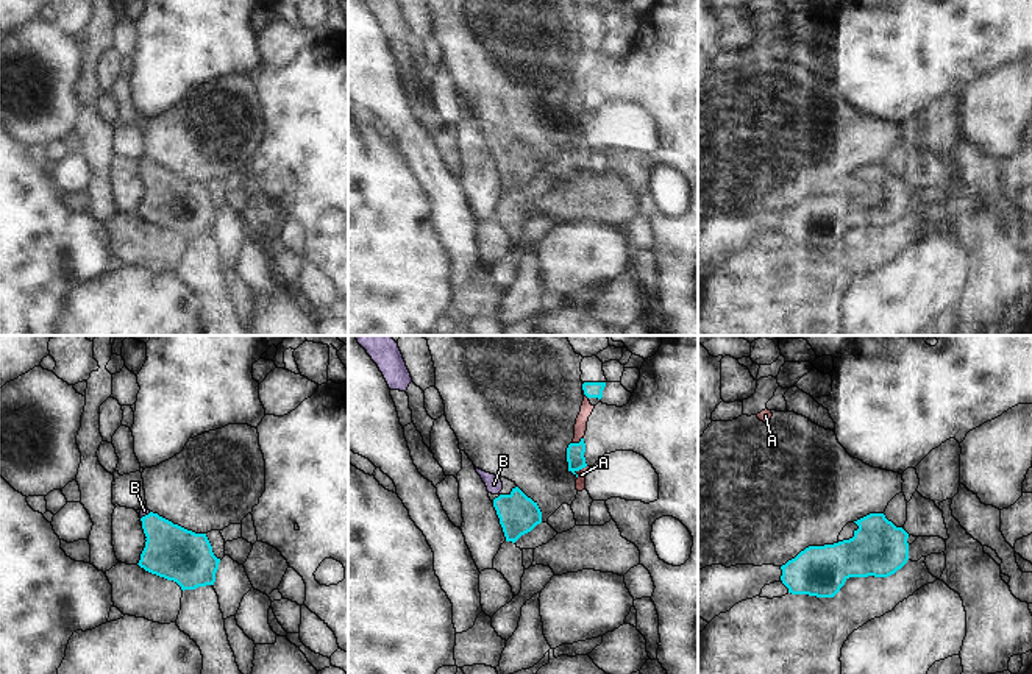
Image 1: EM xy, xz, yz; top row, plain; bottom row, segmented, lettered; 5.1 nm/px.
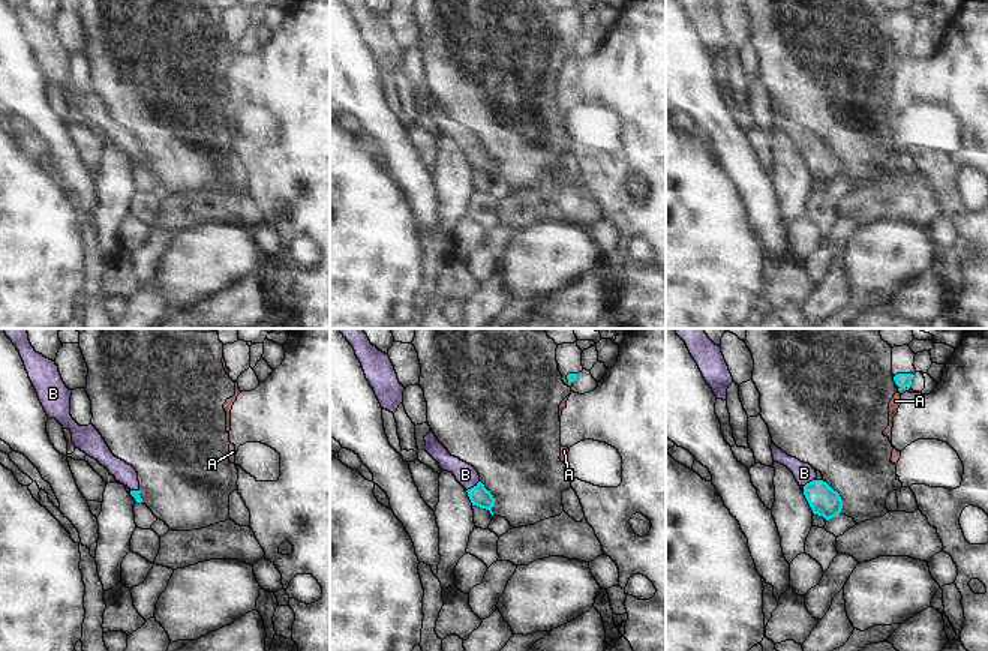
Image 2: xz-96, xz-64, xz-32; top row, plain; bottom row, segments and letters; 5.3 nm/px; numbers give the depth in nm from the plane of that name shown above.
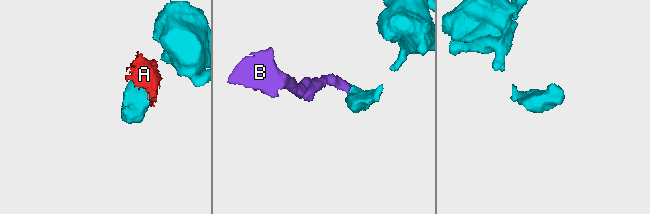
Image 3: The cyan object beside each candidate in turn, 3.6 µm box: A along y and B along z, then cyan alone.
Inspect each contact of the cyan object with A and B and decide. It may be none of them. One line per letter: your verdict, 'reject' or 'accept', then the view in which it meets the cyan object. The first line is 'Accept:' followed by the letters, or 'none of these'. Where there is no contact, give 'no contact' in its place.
Accept: B
A: reject | xz
B: accept | xy

